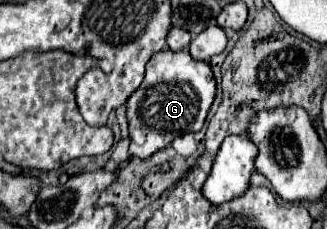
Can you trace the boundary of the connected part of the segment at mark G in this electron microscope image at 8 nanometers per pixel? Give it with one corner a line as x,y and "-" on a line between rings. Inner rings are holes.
161,51
147,63
143,83
127,101
129,121
129,153
133,157
149,157
167,147
175,137
195,133
203,127
205,115
215,99
215,79
207,61
195,61
189,51

